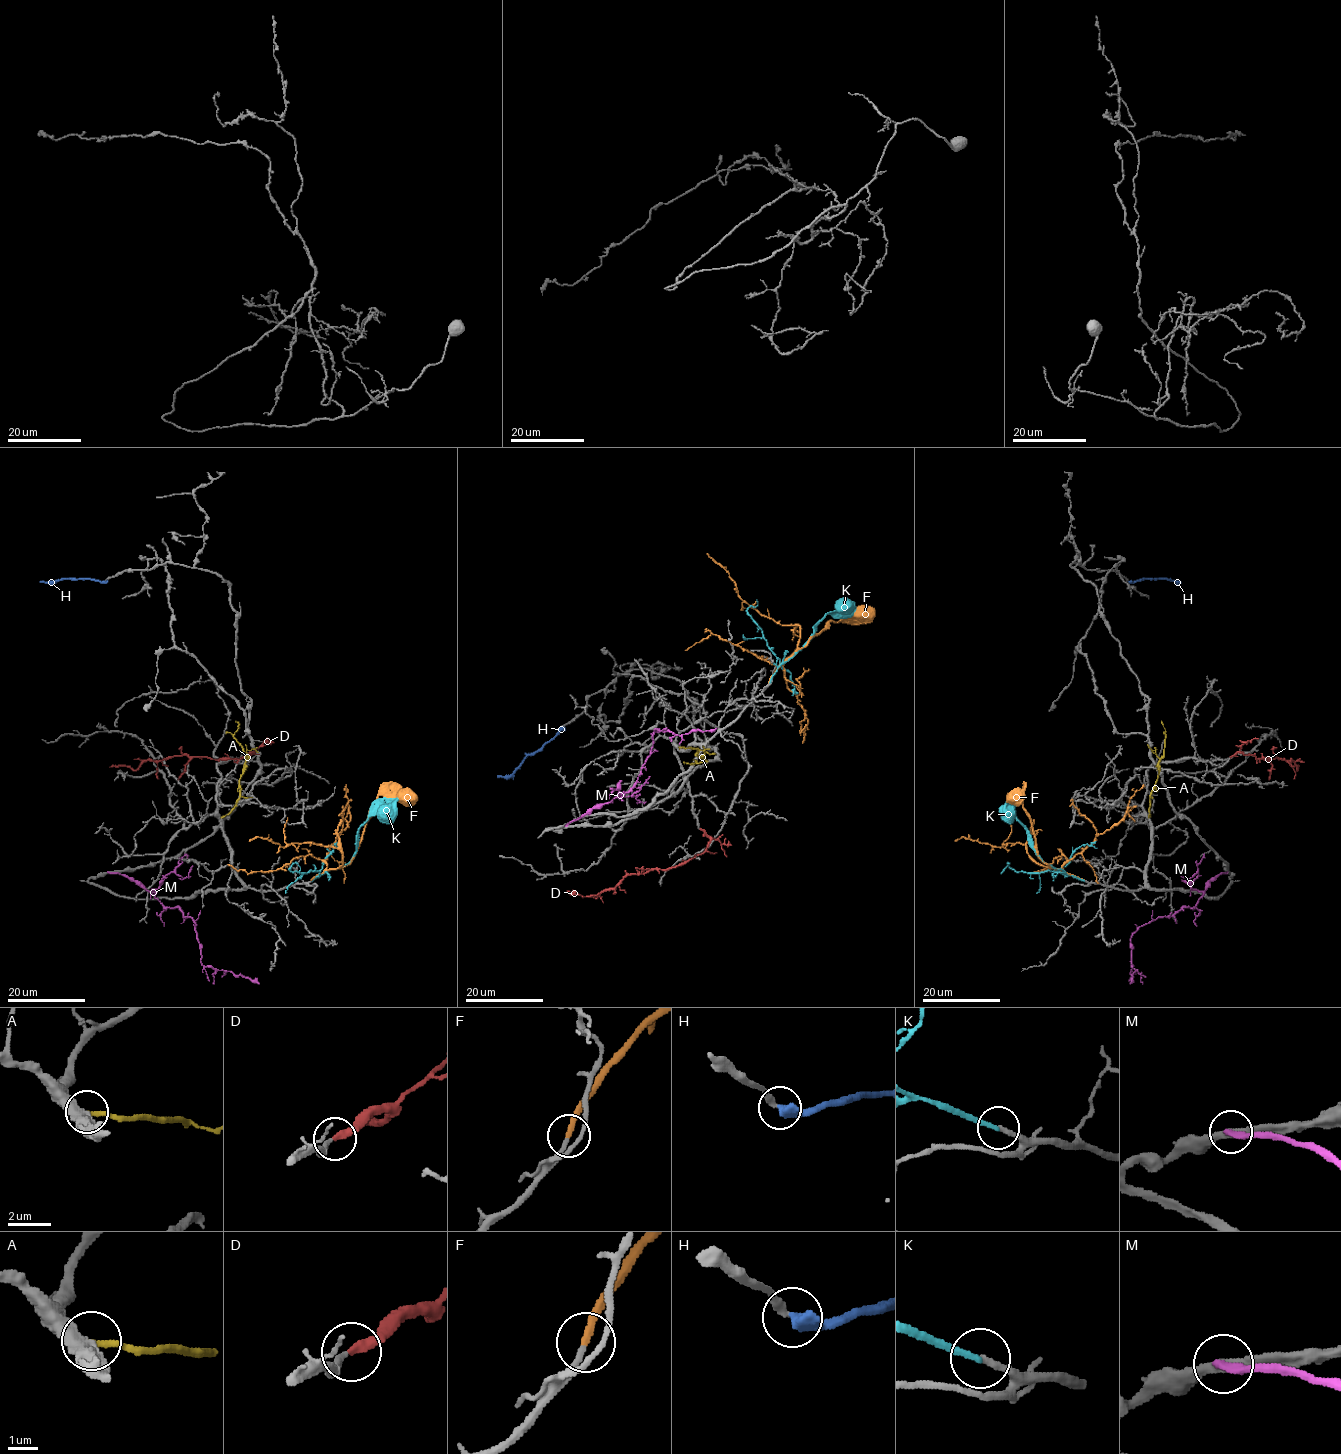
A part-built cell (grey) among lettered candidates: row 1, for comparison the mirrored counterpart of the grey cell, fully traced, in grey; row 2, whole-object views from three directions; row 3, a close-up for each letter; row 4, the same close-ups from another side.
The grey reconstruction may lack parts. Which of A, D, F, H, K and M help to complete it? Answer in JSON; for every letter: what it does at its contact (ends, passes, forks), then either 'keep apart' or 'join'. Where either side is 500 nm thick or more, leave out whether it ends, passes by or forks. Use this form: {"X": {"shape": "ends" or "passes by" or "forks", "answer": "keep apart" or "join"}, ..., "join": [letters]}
{"A": {"shape": "ends", "answer": "keep apart"}, "D": {"shape": "ends", "answer": "join"}, "F": {"shape": "ends", "answer": "join"}, "H": {"answer": "join"}, "K": {"shape": "ends", "answer": "keep apart"}, "M": {"shape": "ends", "answer": "keep apart"}, "join": ["D", "F", "H"]}

